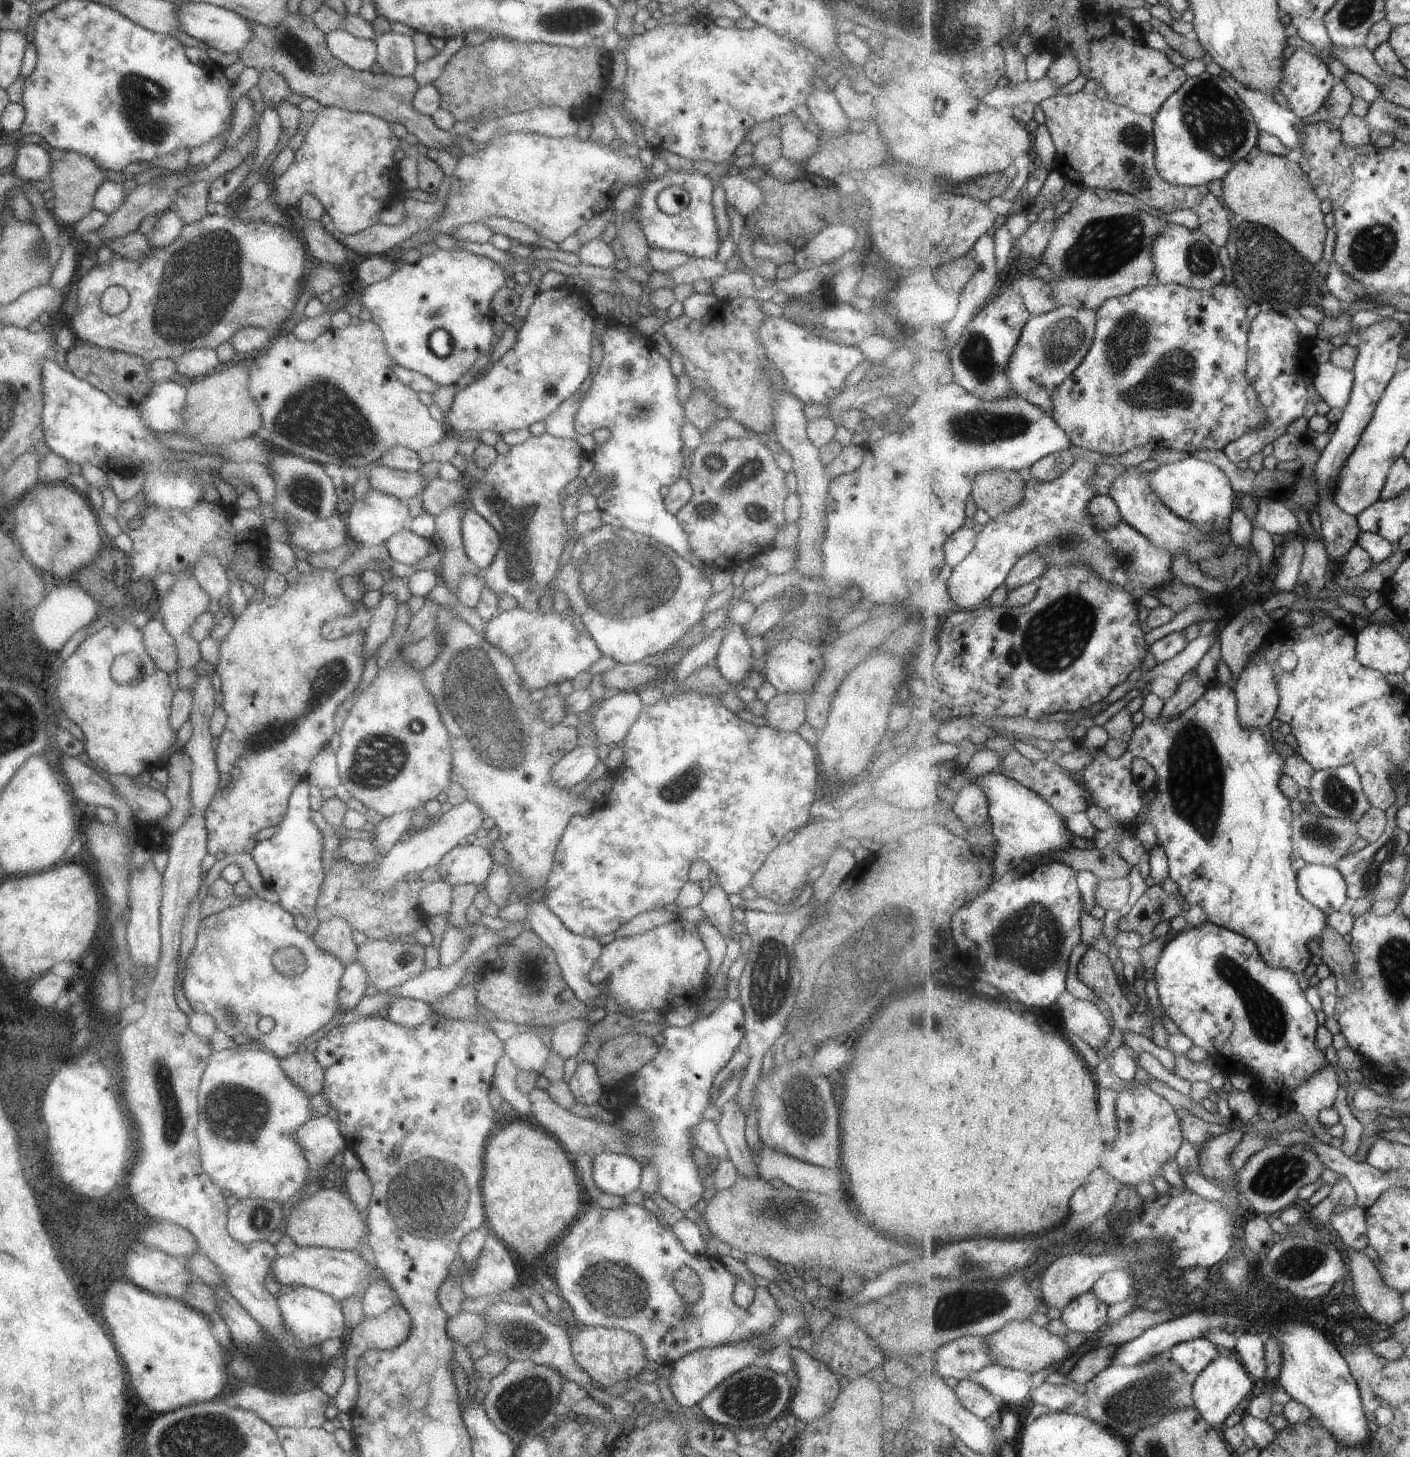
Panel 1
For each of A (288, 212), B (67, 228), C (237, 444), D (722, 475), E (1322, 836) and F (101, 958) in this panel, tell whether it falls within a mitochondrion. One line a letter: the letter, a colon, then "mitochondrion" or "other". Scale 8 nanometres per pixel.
A: other
B: other
C: other
D: mitochondrion
E: mitochondrion
F: other

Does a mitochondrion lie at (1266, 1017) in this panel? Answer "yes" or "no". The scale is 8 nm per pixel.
yes

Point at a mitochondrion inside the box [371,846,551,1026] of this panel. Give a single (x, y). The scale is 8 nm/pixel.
(528, 969)

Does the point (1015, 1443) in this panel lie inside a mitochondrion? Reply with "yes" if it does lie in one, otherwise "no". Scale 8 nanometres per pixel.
no

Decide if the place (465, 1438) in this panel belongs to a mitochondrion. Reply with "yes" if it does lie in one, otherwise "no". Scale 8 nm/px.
no

